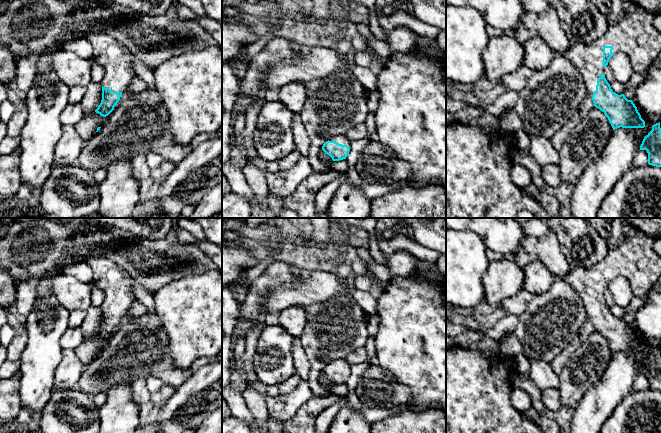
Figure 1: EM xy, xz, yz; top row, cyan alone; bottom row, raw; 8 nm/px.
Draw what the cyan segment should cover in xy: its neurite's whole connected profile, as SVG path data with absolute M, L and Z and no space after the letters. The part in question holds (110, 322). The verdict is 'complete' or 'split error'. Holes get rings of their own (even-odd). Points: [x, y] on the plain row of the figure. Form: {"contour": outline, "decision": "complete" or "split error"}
{"contour": "M69 256L65 260L65 264L77 262L86 262L90 265L95 286L105 294L105 300L101 306L102 324L95 336L106 341L114 334L122 321L122 316L128 312L136 299L132 292L134 280L124 269L103 256Z", "decision": "split error"}

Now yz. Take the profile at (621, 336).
{"contour": "M636 229L632 234L623 234L615 248L609 248L606 256L596 266L589 268L572 268L562 279L578 294L585 306L587 316L594 330L608 342L613 354L617 352L644 352L637 331L624 318L618 319L607 306L604 292L616 277L625 277L631 285L634 296L648 297L651 289L661 275L661 256L654 250L654 240Z", "decision": "split error"}

